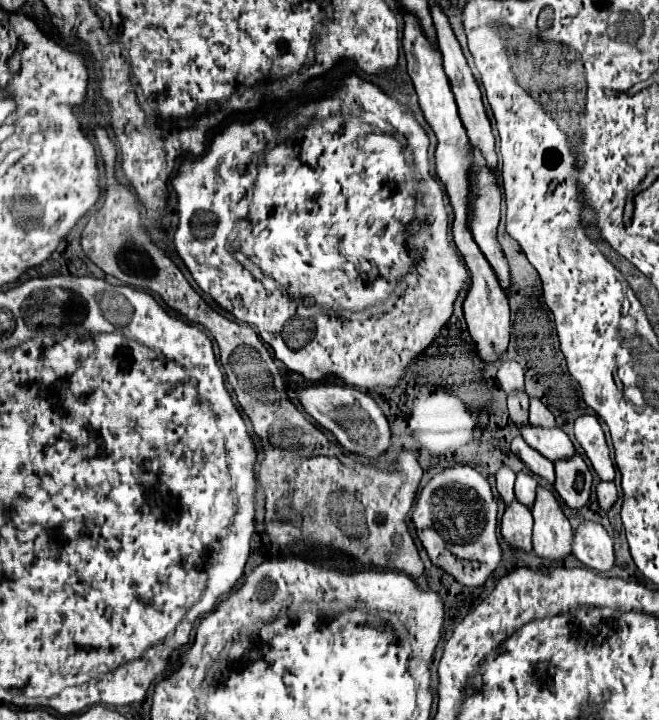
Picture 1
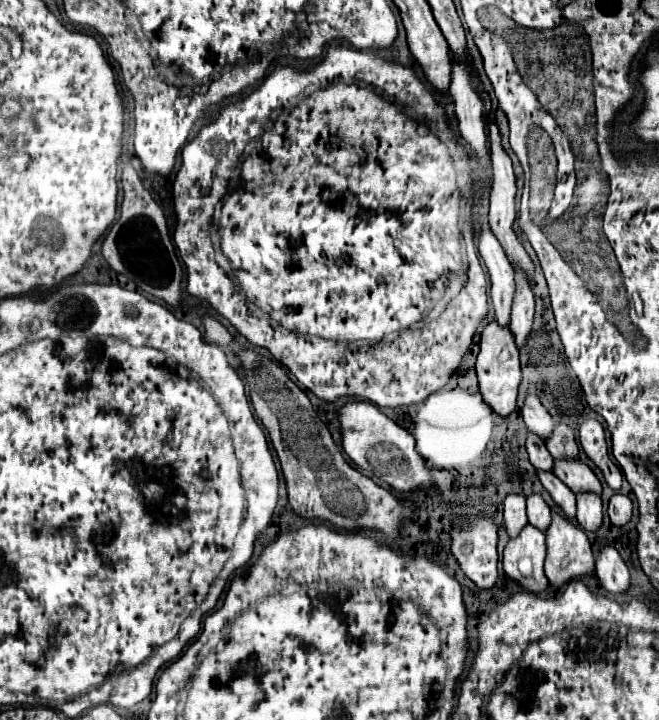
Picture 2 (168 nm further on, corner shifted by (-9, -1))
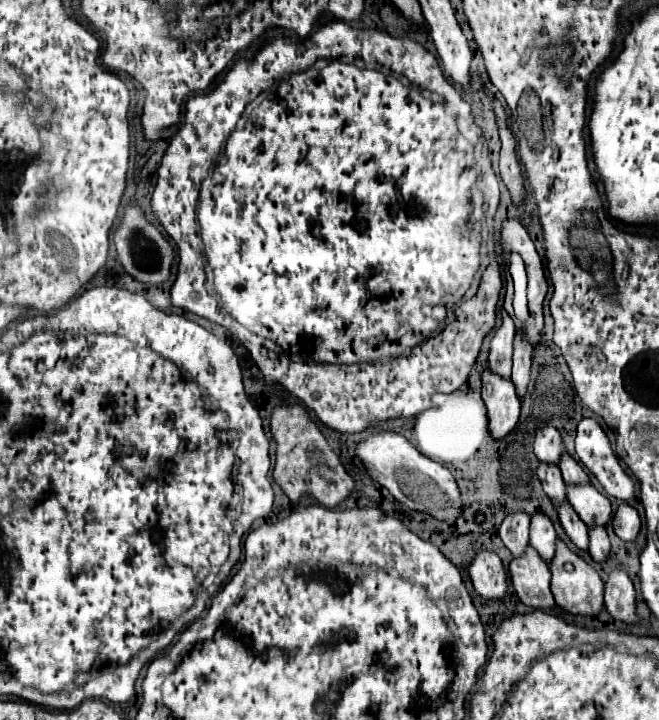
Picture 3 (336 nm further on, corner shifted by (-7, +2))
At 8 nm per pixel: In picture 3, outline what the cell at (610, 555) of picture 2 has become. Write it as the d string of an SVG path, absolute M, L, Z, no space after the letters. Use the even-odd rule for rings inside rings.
M612 570L606 584L604 584L604 604L606 610L618 618L624 620L628 624L636 622L636 614L634 614L634 604L636 604L636 596L634 596L634 584L628 578L628 574L624 570Z

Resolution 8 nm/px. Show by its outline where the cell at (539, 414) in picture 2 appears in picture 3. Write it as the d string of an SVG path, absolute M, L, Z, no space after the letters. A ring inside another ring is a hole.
M540 426L534 434L534 454L538 456L540 462L550 462L558 464L560 454L562 454L562 438L560 432L554 426Z

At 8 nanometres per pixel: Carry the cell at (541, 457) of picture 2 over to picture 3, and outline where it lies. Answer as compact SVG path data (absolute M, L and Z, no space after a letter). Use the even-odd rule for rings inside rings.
M538 464L538 470L536 470L542 486L544 486L544 492L548 494L548 498L552 502L562 502L566 500L566 492L564 492L564 480L562 480L562 474L560 474L560 468L554 466L554 464Z

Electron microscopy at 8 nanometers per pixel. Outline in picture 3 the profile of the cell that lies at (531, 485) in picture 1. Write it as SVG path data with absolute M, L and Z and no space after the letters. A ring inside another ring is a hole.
M538 510L530 522L530 544L540 552L540 556L546 562L550 562L554 556L554 542L556 542L556 530L550 518L542 510Z

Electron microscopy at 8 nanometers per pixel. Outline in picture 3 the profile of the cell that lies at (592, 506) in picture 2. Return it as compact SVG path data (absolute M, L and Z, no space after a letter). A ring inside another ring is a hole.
M592 526L592 528L588 528L588 536L590 536L590 544L588 544L590 556L592 556L596 562L606 560L608 552L610 552L610 542L608 542L606 528Z

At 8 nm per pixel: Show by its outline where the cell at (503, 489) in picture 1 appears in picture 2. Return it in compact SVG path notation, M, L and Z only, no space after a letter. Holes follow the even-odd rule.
M508 495L504 501L504 527L508 537L514 539L526 527L526 497L524 495Z

